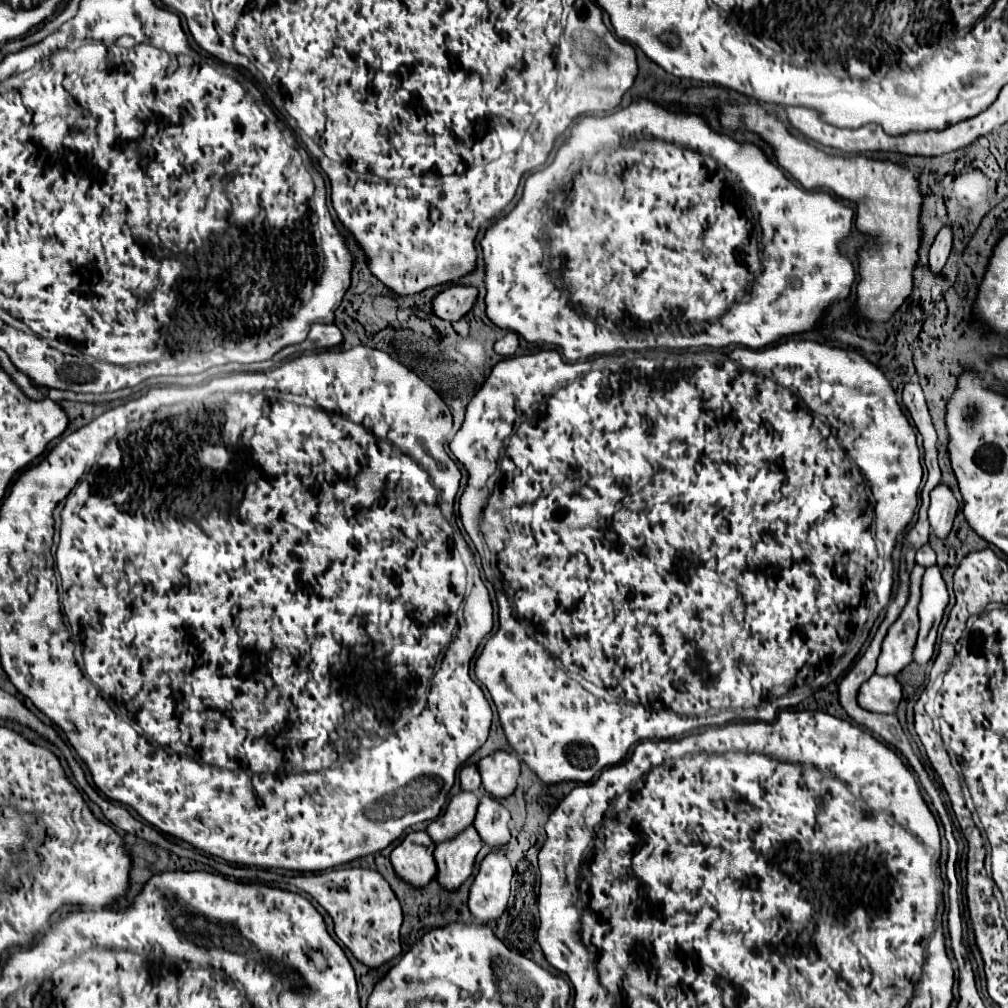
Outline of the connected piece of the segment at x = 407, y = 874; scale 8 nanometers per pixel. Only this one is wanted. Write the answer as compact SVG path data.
M426 830L410 832L390 854L390 860L406 882L416 886L428 884L436 876L436 860L434 860L436 844L428 836Z

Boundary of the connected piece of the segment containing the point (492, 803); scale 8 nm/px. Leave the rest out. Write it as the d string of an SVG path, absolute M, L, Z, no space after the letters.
M484 794L480 798L480 806L476 812L474 826L478 834L482 836L484 844L488 846L502 846L510 840L508 832L508 822L510 822L510 812L500 804L498 798Z

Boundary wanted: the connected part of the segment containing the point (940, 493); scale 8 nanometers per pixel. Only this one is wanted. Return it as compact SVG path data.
M938 484L930 492L930 510L928 510L932 530L938 538L948 536L948 532L952 530L956 512L958 512L958 500L954 498L952 488L946 484Z

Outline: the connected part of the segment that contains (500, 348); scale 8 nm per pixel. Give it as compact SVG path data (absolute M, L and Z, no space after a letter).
M508 332L504 338L500 338L496 344L494 344L494 350L500 354L500 356L512 356L518 348L518 334L516 332Z

